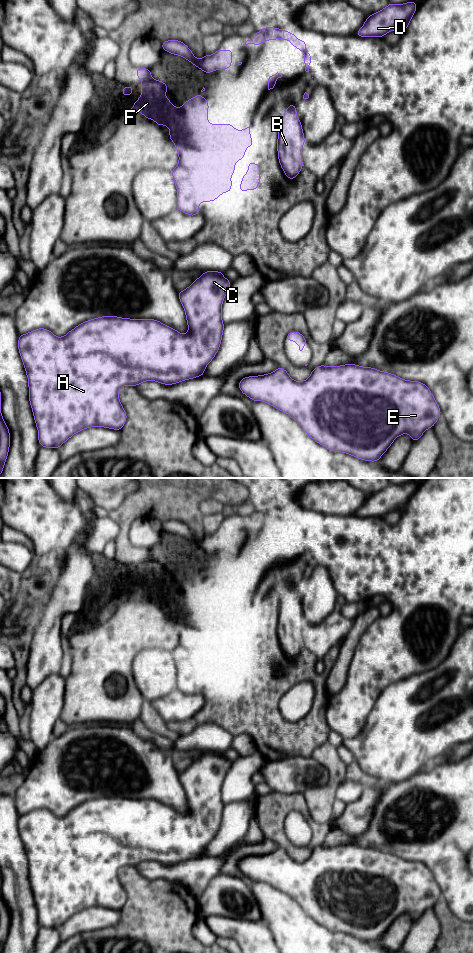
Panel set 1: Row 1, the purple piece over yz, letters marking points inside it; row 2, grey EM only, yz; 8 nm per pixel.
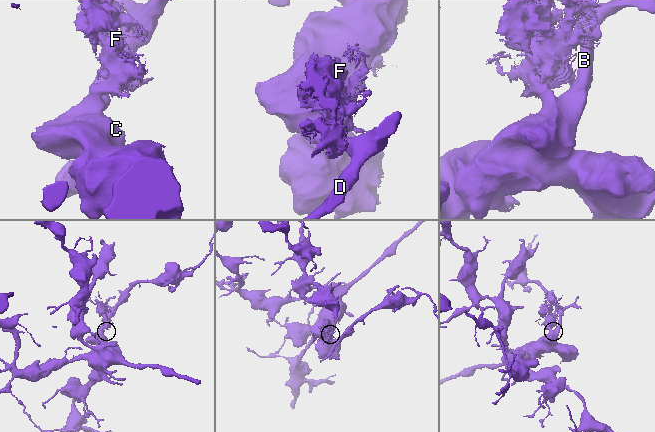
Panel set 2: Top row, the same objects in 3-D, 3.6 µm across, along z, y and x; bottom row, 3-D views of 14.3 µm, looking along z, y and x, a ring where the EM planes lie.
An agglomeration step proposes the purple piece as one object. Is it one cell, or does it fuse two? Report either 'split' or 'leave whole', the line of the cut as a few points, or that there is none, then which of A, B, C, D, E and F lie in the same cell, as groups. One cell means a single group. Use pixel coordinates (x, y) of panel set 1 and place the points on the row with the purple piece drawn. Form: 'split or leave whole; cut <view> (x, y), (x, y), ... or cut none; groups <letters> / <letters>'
split; cut yz (177, 204), (182, 200), (189, 200), (194, 208); groups A B C D E / F

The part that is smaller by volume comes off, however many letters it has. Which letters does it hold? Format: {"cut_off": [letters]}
{"cut_off": ["F"]}

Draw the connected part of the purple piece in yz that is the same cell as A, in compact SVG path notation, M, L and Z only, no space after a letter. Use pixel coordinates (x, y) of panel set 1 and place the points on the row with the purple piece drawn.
M204 271L189 287L177 291L186 315L187 334L155 319L101 316L80 323L63 337L56 337L46 328L19 335L18 351L28 378L29 402L40 446L58 449L74 434L91 427L122 430L127 420L126 411L119 401L119 391L123 386L136 387L145 381L173 385L205 375L205 368L221 345L225 327L222 304L231 283L223 276L223 272Z

